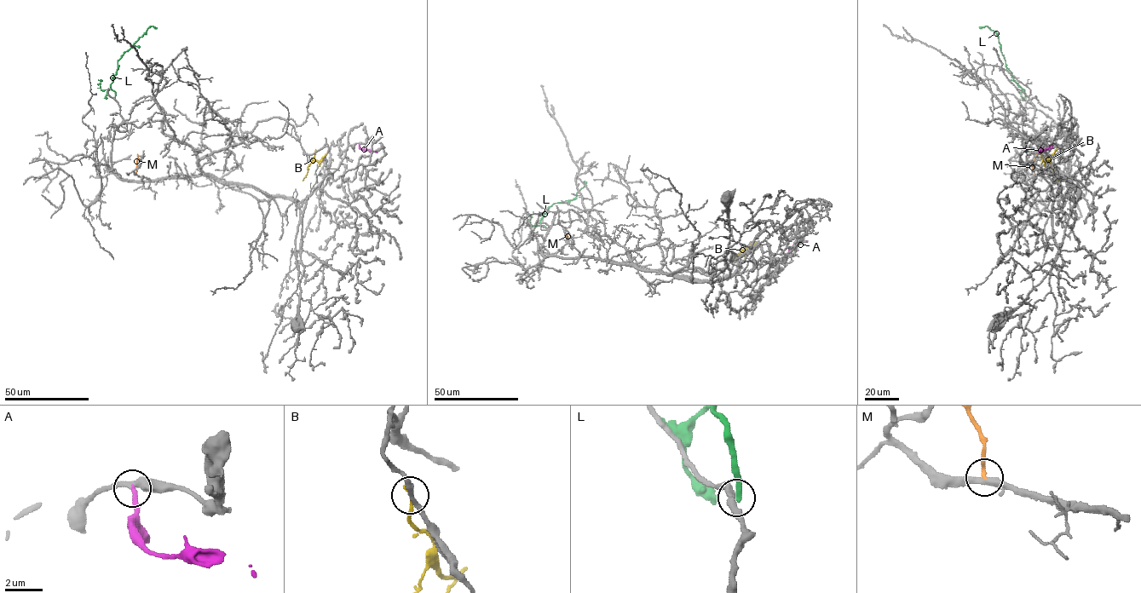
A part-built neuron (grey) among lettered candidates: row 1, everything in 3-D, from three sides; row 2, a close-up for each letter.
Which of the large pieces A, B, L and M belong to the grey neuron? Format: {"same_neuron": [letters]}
{"same_neuron": ["A"]}

